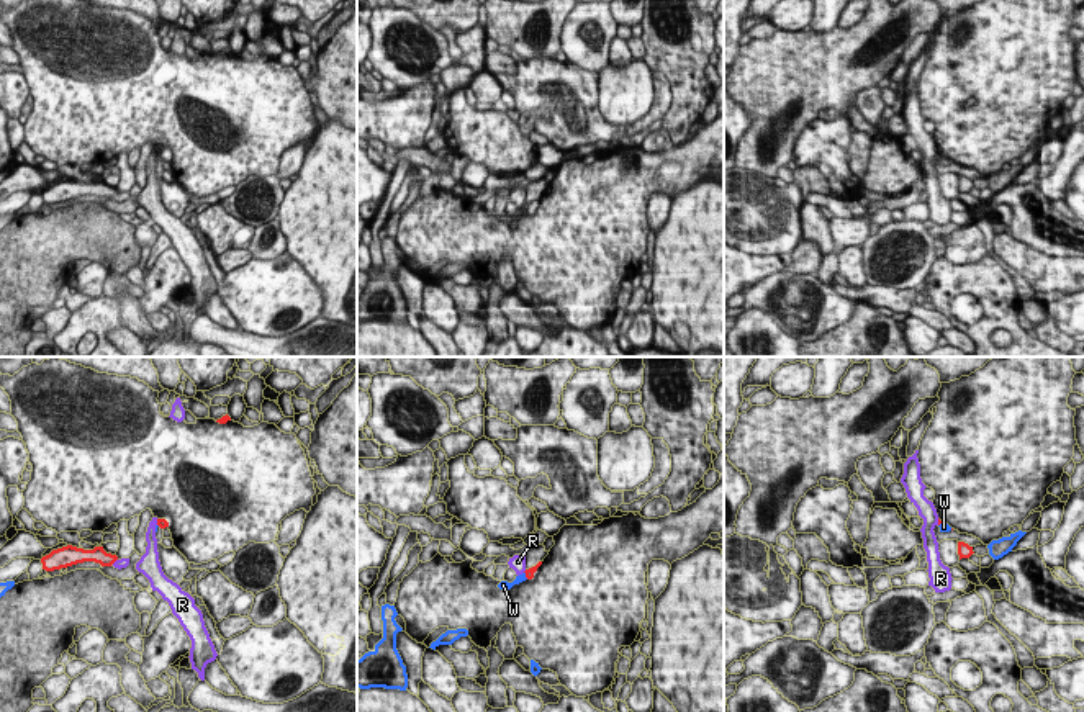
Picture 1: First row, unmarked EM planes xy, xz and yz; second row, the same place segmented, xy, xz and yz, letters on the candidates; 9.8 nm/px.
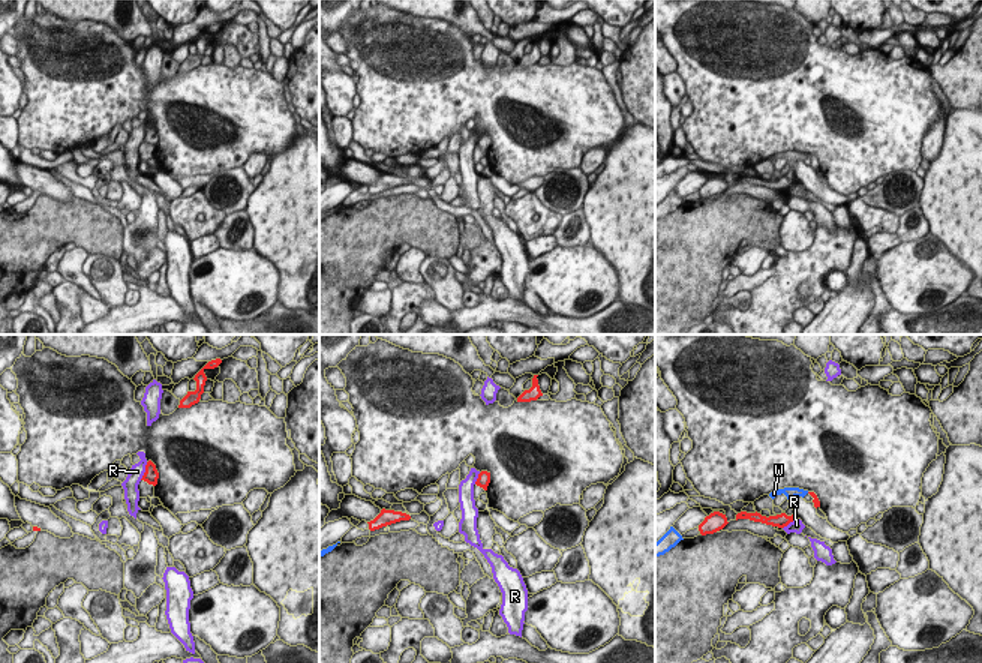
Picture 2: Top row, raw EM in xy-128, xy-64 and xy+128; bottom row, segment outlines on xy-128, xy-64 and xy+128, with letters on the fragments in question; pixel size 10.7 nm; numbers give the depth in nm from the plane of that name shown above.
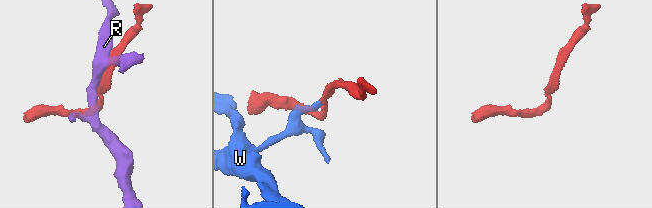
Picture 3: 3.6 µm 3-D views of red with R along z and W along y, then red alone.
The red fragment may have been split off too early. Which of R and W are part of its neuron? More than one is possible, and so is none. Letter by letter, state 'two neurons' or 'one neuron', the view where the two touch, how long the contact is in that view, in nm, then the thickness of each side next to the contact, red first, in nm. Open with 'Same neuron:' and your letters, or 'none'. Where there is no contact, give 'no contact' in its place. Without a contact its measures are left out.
Same neuron: none
R: two neurons | xy | 70 nm | 90/100 nm
W: two neurons | xz | 90 nm | 100/90 nm

